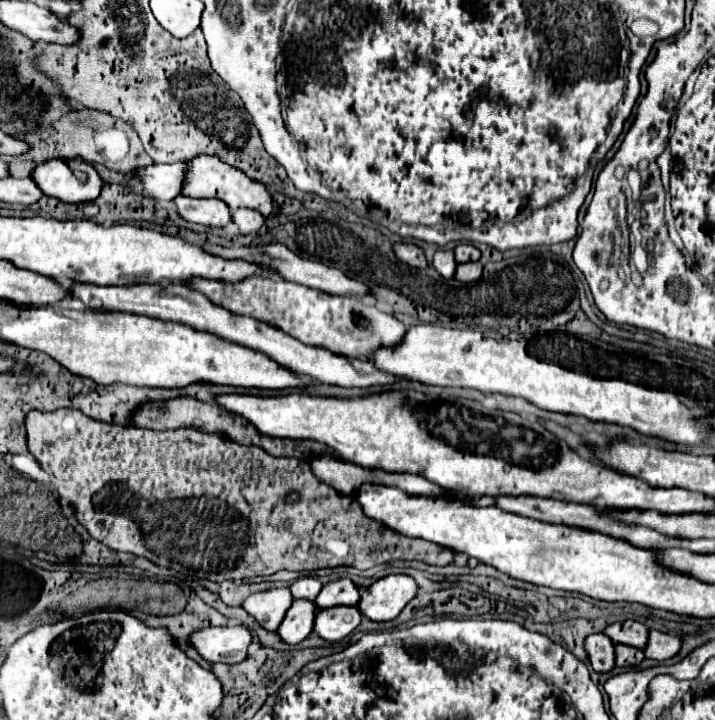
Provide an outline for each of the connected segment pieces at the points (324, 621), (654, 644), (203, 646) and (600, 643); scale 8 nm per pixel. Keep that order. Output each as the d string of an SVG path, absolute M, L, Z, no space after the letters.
M333 607L317 613L313 631L321 639L335 643L345 639L359 623L361 623L361 613L357 607Z
M651 631L649 633L649 643L645 647L645 657L657 659L657 661L667 661L675 657L681 649L681 637L671 635L671 633L661 633L661 631Z
M243 625L207 627L193 631L189 643L209 663L241 663L247 657L251 635Z
M589 635L585 649L597 673L609 673L615 667L615 643L607 635Z

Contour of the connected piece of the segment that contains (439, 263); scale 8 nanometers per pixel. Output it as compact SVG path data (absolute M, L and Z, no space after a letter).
M439 249L439 251L435 253L435 257L433 257L433 267L435 267L443 277L453 277L455 267L457 267L455 257L453 257L453 251L451 251L451 249L447 249L447 251Z

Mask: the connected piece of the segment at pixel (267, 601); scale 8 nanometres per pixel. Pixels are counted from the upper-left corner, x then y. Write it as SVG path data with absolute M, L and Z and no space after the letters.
M287 587L269 589L263 593L253 593L241 605L263 629L277 631L277 625L283 621L283 615L291 607L293 597Z

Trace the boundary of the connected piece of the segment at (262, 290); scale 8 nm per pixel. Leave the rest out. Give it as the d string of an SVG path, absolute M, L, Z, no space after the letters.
M277 275L273 277L249 277L239 283L221 283L221 281L205 281L193 279L189 281L191 289L205 293L213 303L231 309L239 315L249 315L259 321L265 321L297 341L313 347L323 347L333 353L345 357L371 357L379 347L401 345L401 337L405 337L405 325L393 315L377 309L371 301L361 301L355 297L339 297L329 295L311 287L303 287L297 283L289 283Z

